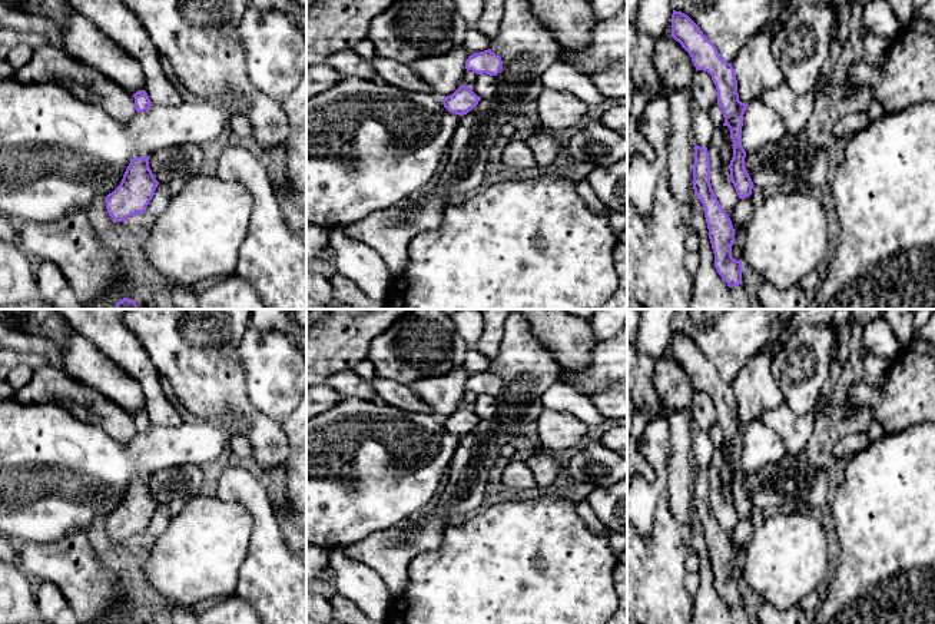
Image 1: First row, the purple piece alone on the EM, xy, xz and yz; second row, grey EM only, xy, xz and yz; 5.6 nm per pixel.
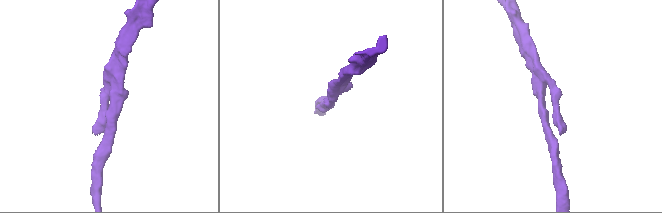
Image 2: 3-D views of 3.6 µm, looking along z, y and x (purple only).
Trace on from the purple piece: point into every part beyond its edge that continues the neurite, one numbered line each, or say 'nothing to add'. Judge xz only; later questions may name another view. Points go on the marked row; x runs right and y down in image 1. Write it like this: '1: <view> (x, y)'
nothing to add

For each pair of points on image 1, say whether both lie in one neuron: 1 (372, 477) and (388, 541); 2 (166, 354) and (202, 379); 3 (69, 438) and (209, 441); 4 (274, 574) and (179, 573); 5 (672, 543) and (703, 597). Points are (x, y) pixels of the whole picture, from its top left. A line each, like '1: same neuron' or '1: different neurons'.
1: different neurons
2: same neuron
3: same neuron
4: different neurons
5: different neurons

